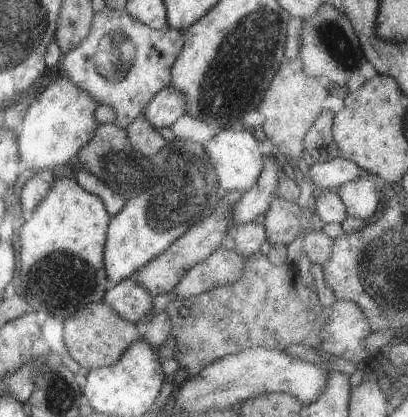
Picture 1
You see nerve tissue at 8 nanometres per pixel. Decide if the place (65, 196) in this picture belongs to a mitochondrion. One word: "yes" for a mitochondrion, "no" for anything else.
no

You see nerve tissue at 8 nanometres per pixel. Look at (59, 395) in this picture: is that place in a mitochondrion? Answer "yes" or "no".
yes

